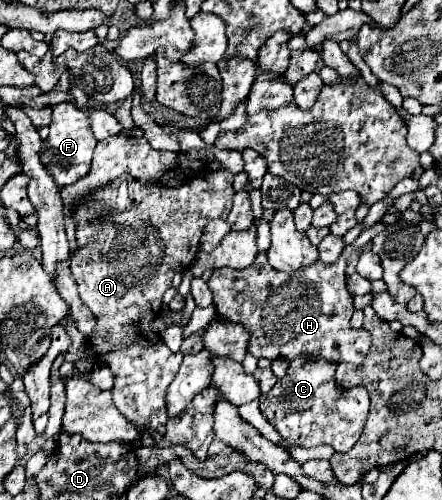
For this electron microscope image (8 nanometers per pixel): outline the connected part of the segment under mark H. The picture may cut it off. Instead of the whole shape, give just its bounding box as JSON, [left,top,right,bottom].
[208,223,384,363]

